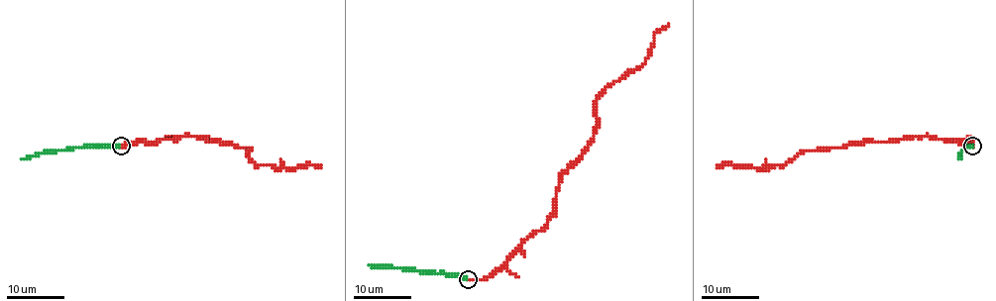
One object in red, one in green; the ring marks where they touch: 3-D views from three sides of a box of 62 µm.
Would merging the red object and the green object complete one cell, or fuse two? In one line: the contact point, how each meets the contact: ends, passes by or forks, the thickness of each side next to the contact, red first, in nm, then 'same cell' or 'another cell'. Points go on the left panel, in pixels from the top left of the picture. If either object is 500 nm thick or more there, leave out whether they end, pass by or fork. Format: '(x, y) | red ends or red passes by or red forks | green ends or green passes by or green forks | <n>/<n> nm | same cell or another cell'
(121, 146) | red ends | green passes by | 280/200 nm | same cell

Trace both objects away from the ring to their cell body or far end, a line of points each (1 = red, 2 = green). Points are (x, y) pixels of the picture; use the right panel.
1: (972, 146), (969, 141), (931, 137), (849, 143), (845, 147), (798, 152), (782, 165), (718, 166)
2: (972, 146), (962, 150), (957, 159)

